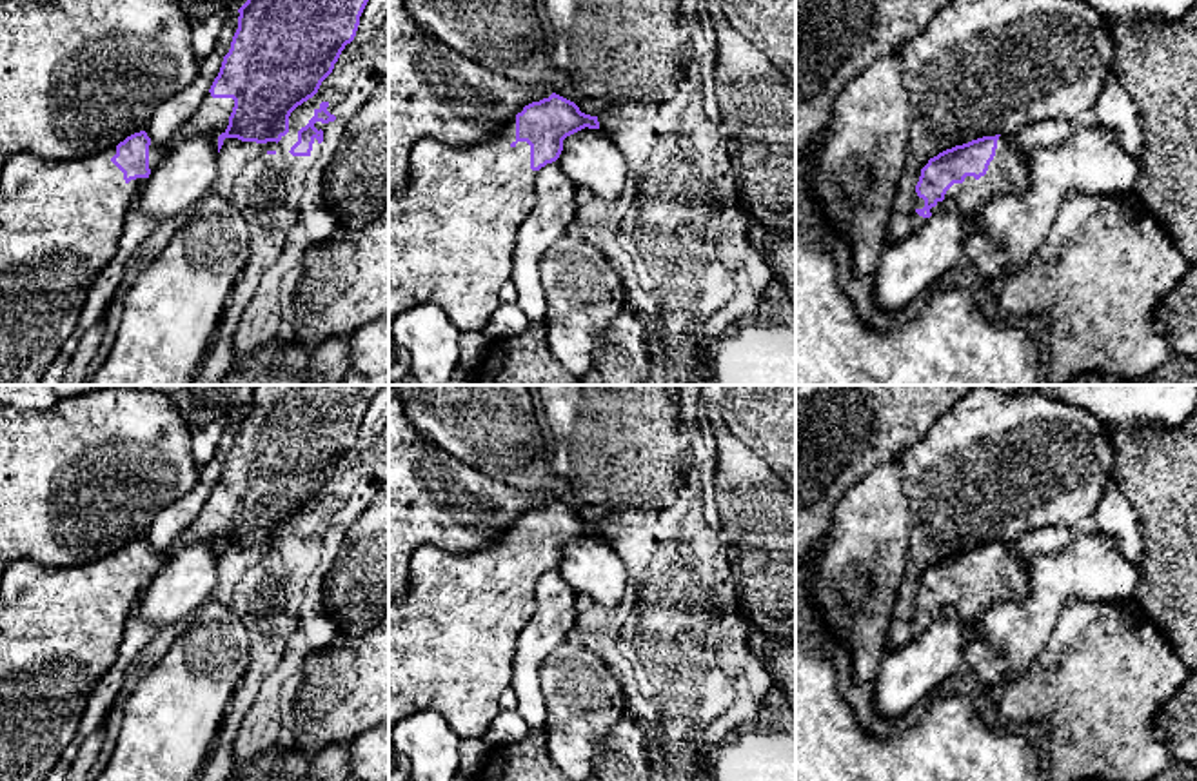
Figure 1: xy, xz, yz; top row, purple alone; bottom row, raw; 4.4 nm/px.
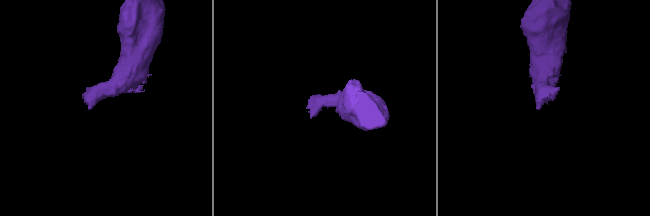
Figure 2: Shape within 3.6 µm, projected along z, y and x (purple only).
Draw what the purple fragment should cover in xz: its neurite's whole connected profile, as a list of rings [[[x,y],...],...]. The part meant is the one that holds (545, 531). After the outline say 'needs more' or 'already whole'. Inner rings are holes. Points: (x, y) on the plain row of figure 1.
[[[552,499],[532,509],[490,547],[469,554],[452,554],[436,545],[420,545],[409,559],[409,590],[401,601],[389,599],[389,728],[401,719],[434,708],[452,732],[483,739],[500,714],[500,697],[512,683],[516,641],[536,612],[536,581],[559,565],[563,547],[581,536],[599,536],[598,523]]]; needs more

